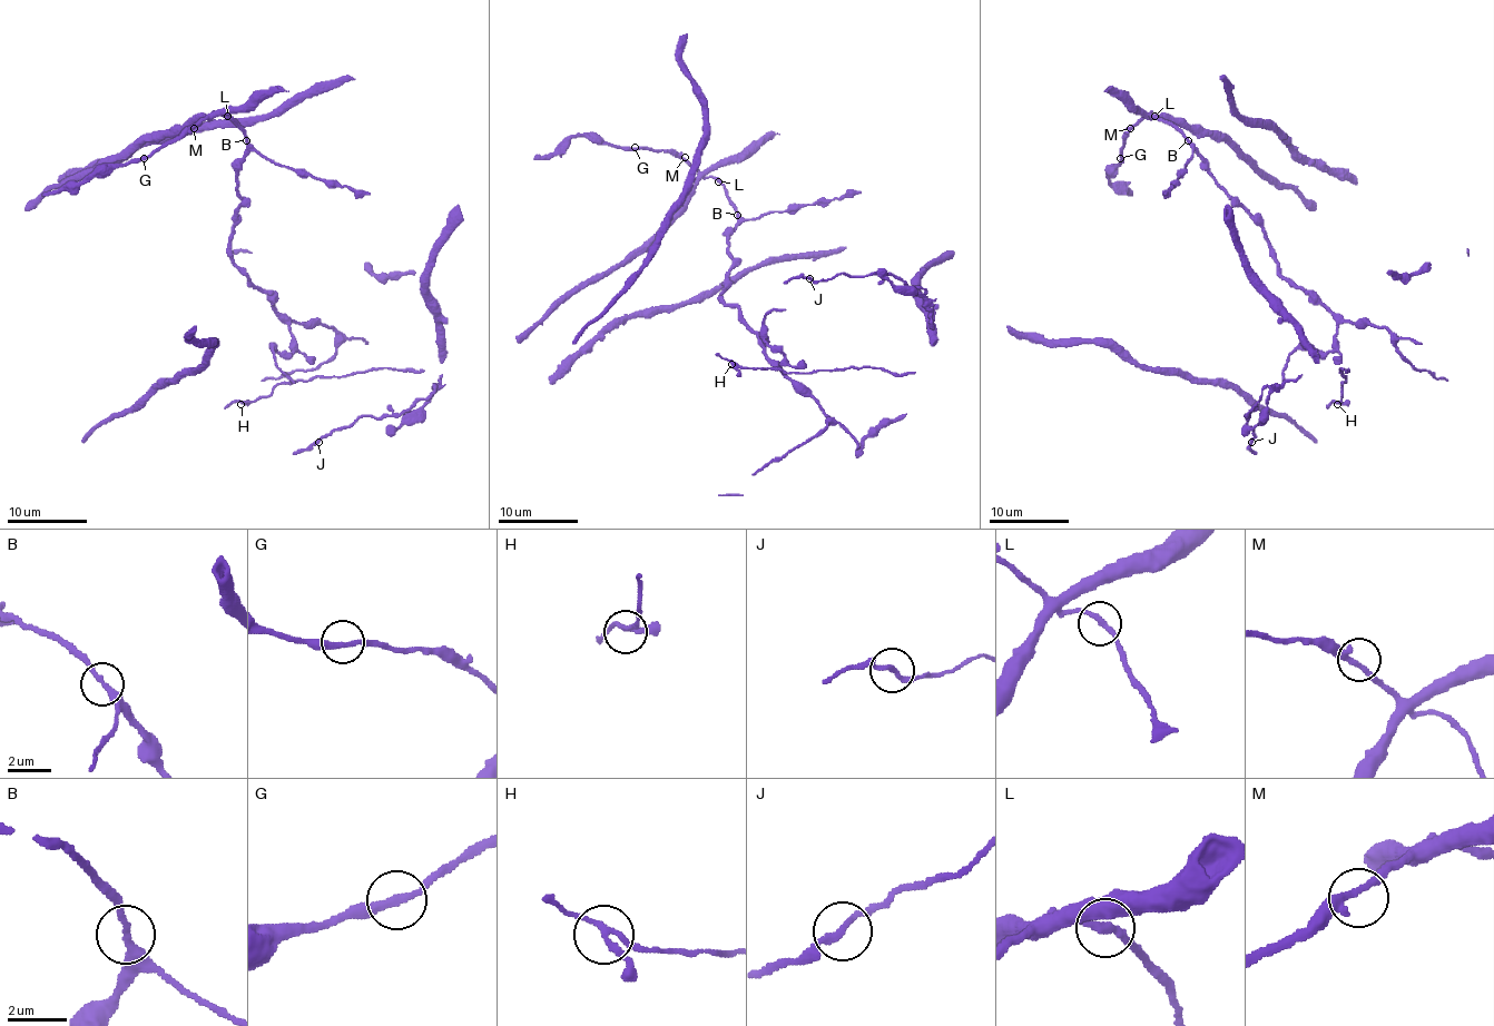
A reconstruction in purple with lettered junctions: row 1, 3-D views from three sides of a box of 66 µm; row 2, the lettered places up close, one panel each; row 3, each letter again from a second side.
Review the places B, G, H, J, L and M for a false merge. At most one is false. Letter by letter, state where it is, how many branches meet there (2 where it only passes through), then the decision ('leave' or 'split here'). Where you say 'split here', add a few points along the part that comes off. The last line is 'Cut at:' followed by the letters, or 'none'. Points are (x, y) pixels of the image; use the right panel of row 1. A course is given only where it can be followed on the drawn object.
B: (1188, 140) | 2 | leave
G: (1120, 158) | 2 | leave
H: (1337, 404) | 3 | leave
J: (1251, 442) | 2 | leave
L: (1155, 116) | 2 | leave
M: (1130, 128) | 2 | leave
Cut at: none

